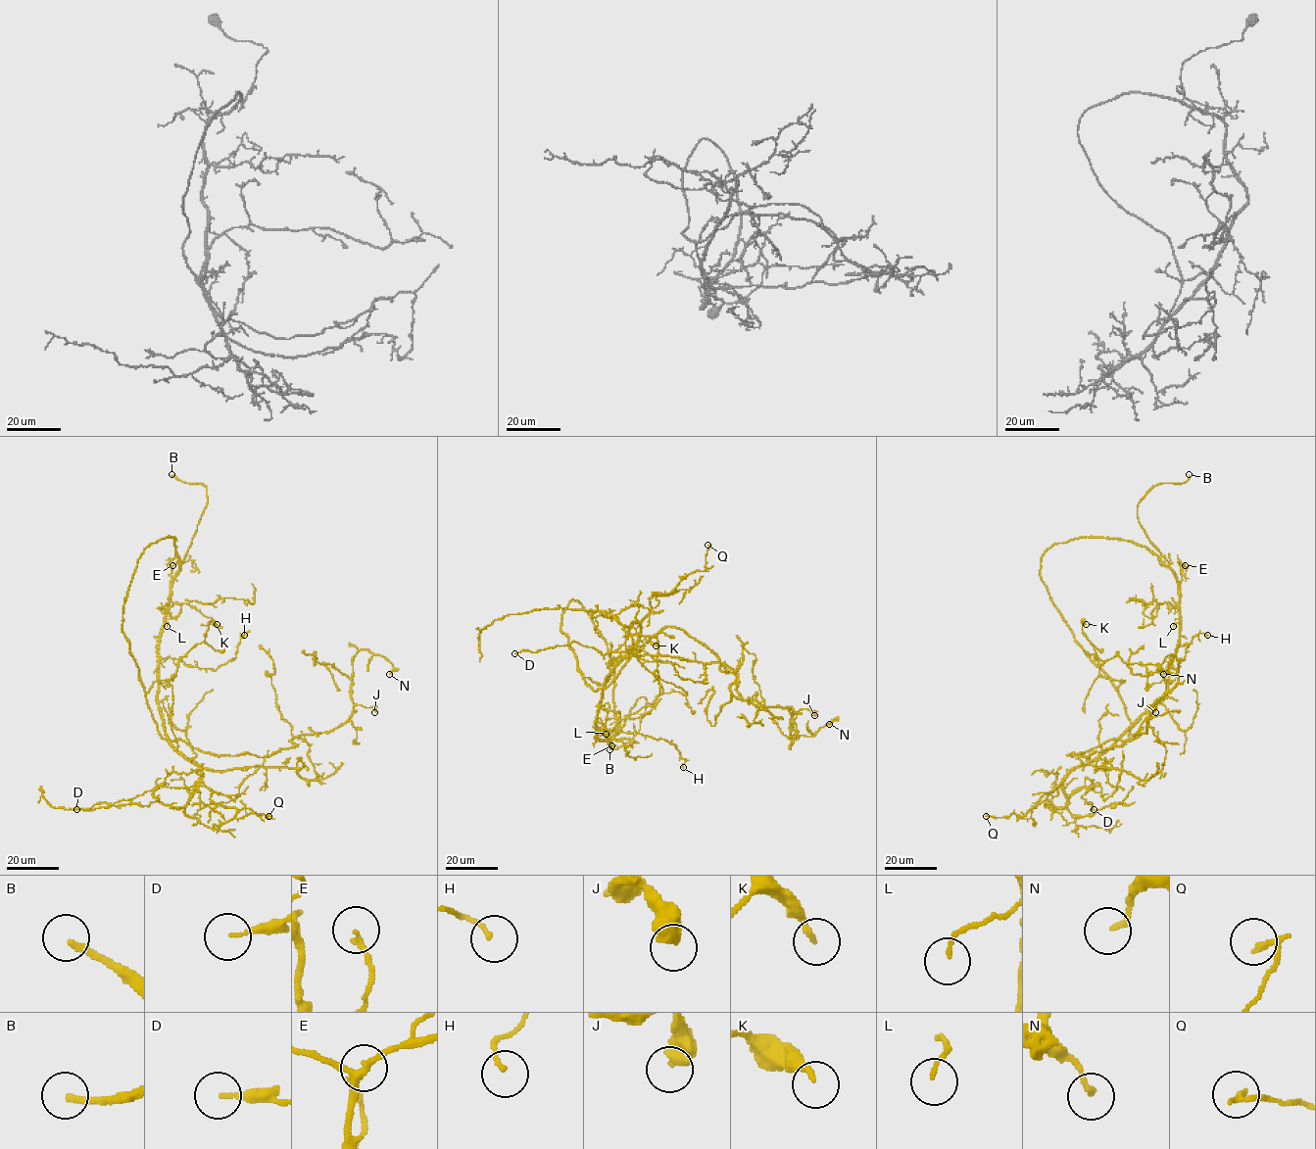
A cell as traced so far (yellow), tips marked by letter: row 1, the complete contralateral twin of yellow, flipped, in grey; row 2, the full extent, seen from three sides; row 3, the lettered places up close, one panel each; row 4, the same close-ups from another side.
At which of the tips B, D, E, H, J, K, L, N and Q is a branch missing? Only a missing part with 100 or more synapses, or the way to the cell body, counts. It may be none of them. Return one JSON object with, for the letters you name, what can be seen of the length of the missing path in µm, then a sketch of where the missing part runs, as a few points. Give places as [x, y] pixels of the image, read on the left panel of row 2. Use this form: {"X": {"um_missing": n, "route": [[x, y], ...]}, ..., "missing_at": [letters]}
{"B": {"um_missing": 15, "route": [[171, 474], [163, 474], [158, 465], [153, 466]]}, "missing_at": ["B"]}

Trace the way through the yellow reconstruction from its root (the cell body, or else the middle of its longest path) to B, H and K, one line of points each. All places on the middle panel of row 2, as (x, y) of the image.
B: (575, 600), (606, 644), (619, 729), (636, 700), (646, 699), (640, 730), (609, 749)
H: (575, 600), (612, 667), (617, 731), (597, 737), (605, 730), (664, 740), (683, 767)
K: (575, 600), (562, 612), (560, 630), (584, 677), (603, 685), (615, 658), (641, 650), (646, 642), (656, 646)

